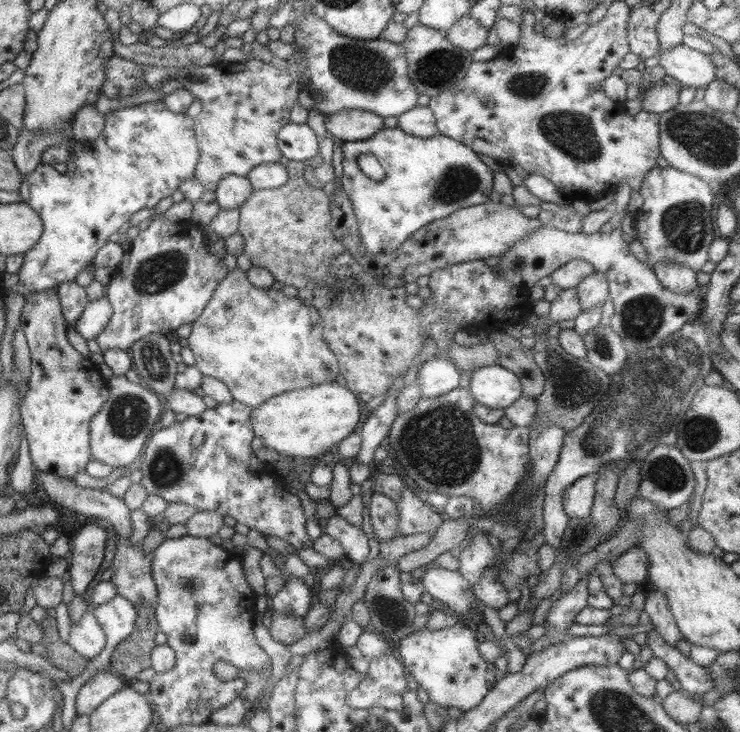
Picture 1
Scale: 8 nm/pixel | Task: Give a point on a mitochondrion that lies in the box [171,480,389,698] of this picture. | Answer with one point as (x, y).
(190, 584)

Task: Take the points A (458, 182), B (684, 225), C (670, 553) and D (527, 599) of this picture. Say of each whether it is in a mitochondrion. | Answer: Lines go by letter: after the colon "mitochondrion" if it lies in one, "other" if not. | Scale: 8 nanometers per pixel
A: mitochondrion
B: mitochondrion
C: other
D: other

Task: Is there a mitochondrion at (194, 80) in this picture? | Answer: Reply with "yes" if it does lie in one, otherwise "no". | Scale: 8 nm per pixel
yes

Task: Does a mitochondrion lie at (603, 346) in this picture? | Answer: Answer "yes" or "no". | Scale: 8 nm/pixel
yes

